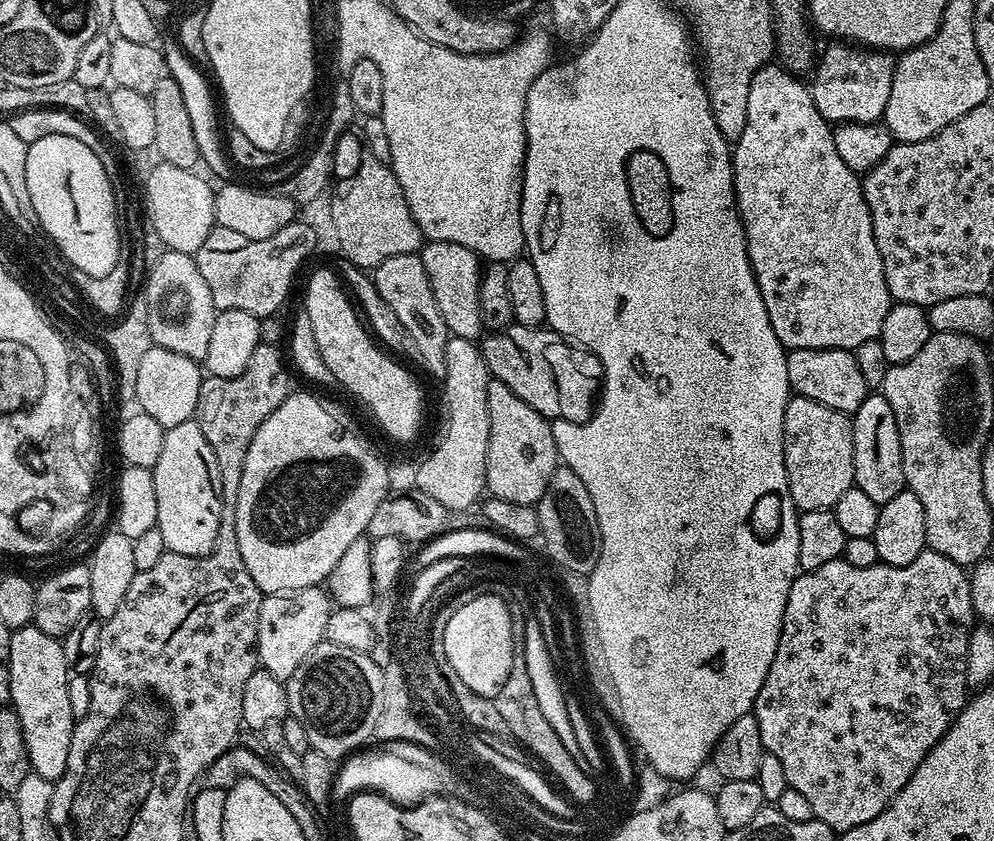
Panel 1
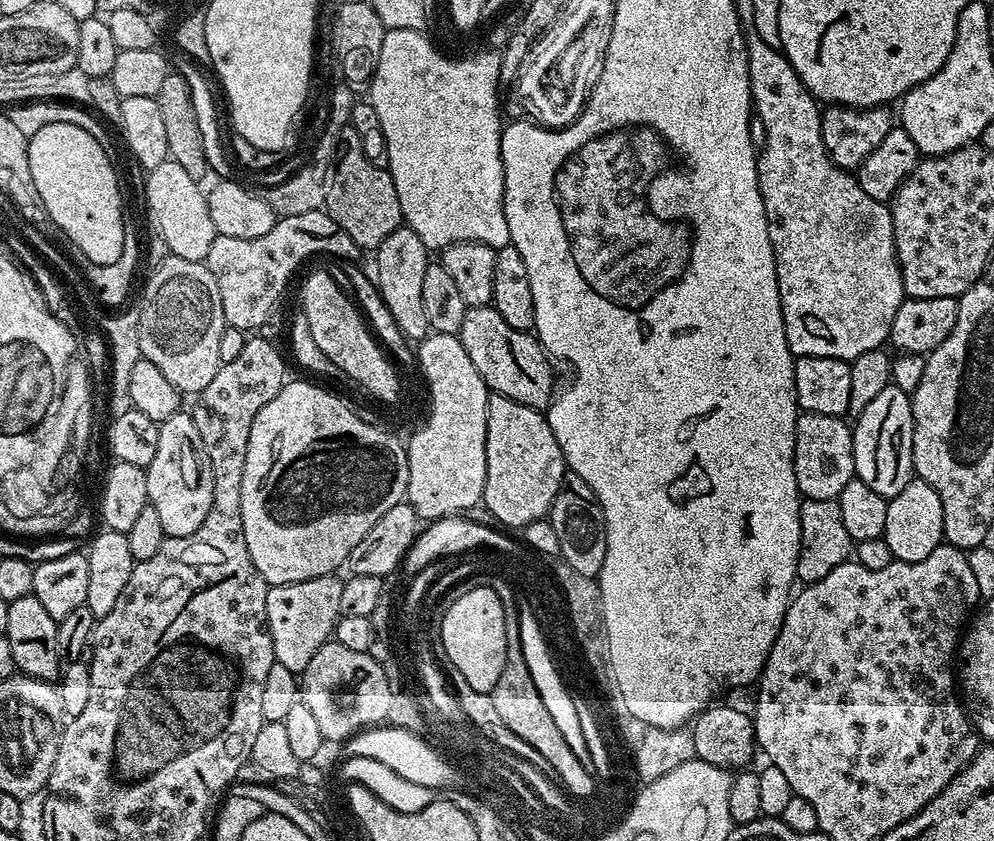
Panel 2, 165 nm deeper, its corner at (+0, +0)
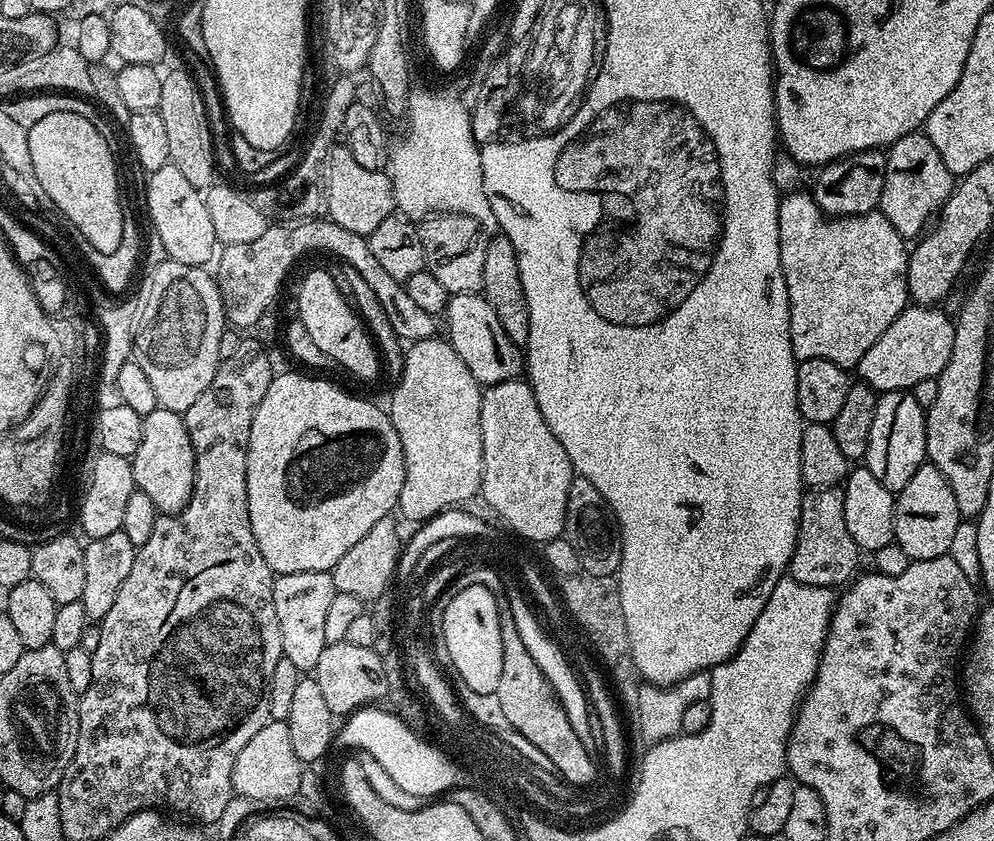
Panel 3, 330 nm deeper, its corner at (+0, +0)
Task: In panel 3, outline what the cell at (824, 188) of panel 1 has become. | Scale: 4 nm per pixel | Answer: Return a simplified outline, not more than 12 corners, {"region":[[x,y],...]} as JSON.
{"region":[[781,195],[797,361],[852,370],[910,303],[879,210]]}

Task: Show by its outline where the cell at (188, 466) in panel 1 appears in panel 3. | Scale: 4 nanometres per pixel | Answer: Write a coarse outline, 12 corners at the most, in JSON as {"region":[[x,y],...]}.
{"region":[[181,413],[145,416],[130,459],[157,513],[185,508],[196,455]]}

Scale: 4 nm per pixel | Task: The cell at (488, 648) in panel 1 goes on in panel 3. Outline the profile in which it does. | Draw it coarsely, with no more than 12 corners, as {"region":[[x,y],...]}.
{"region":[[484,582],[460,587],[441,626],[474,694],[502,674],[498,606]]}

